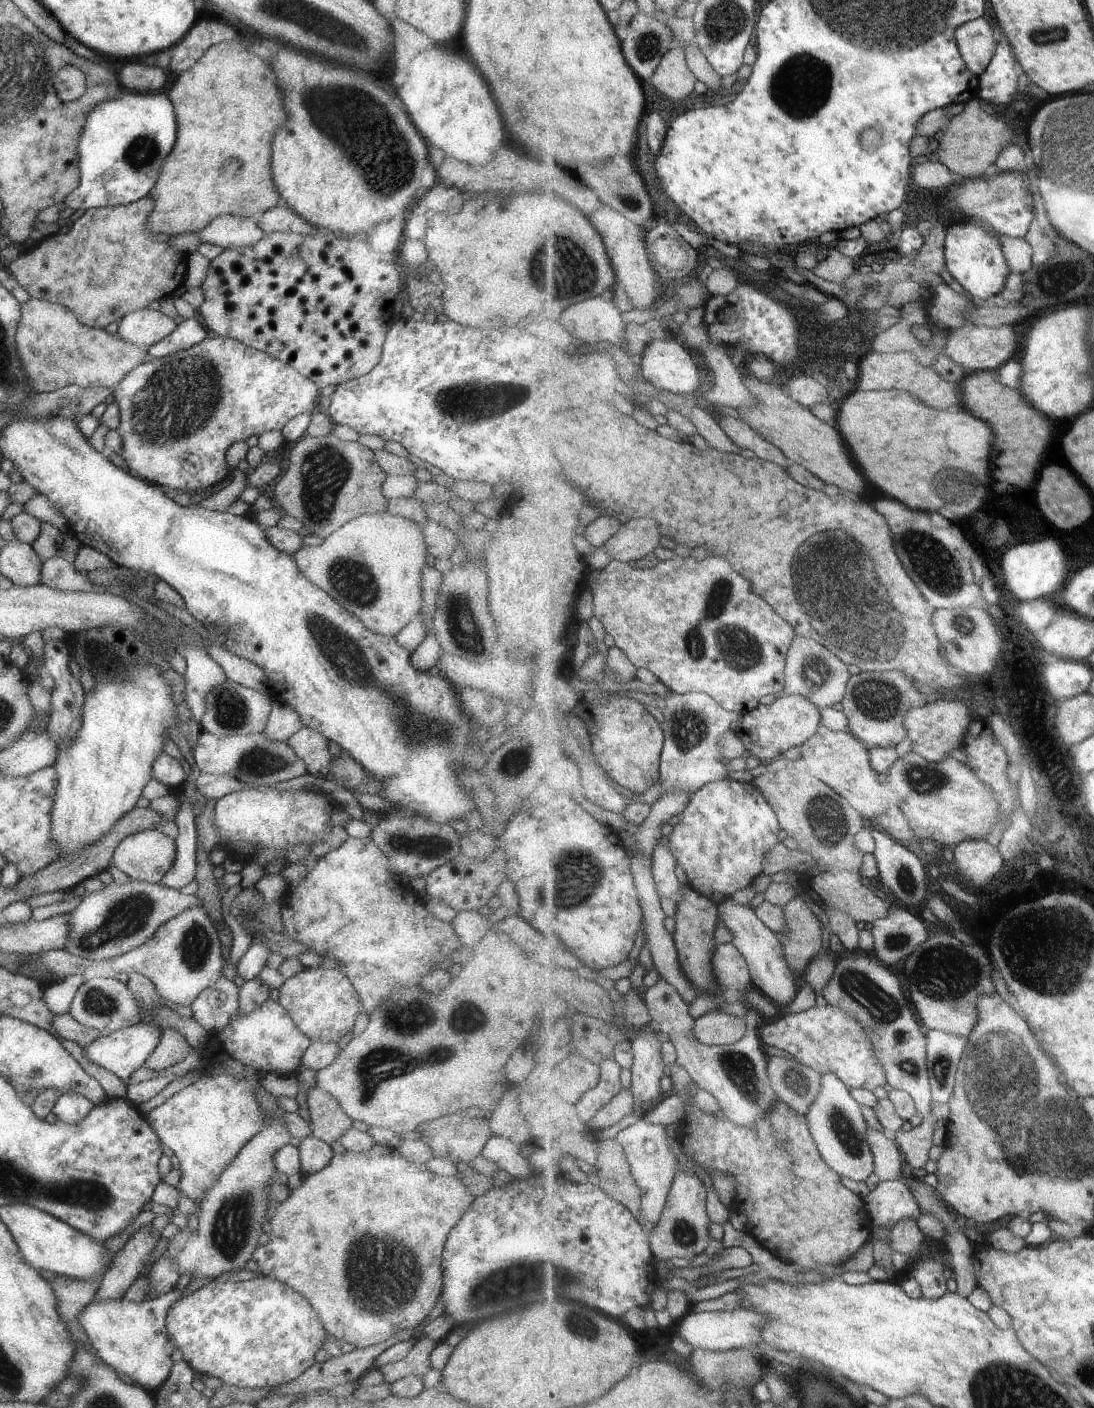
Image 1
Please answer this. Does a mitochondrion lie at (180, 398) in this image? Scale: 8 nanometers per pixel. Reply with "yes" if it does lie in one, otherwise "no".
yes

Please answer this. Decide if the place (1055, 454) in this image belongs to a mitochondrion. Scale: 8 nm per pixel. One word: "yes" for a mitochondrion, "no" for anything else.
no

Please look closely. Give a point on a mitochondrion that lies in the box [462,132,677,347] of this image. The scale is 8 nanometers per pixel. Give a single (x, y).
(564, 268)

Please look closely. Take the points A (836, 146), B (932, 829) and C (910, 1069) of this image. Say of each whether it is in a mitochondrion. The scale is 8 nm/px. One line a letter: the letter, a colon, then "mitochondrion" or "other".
A: other
B: other
C: mitochondrion

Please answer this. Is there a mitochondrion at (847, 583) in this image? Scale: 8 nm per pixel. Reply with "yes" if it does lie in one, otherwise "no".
yes

